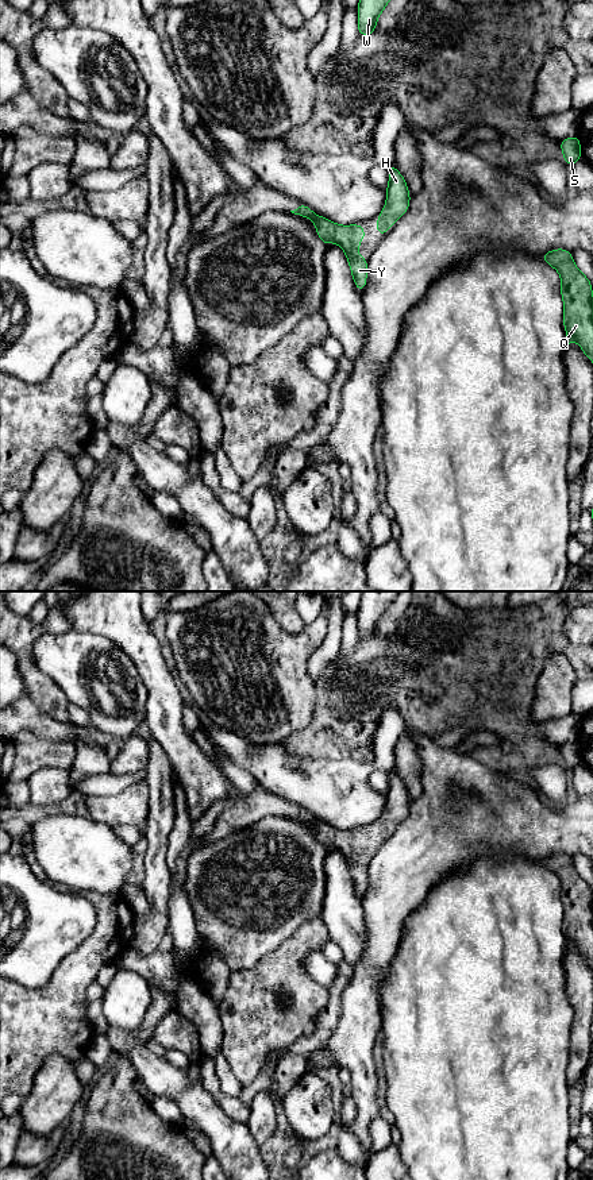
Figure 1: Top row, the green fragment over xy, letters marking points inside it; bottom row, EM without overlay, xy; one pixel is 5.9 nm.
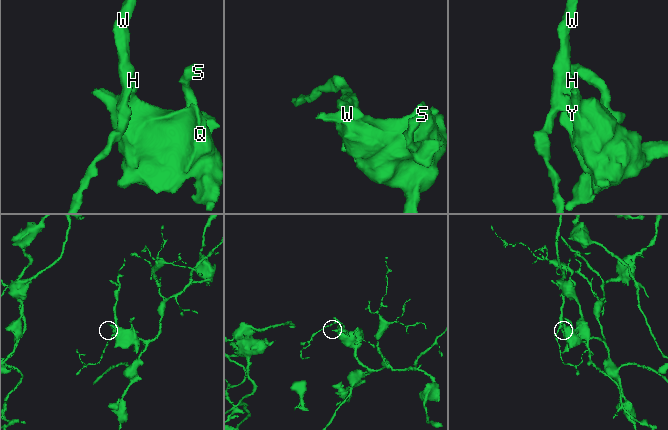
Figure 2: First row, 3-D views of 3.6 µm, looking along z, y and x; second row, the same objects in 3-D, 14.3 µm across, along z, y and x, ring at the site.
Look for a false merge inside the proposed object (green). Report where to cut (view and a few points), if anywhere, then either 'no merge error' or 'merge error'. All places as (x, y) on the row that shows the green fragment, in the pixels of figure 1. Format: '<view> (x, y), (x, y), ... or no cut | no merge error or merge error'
no cut | no merge error

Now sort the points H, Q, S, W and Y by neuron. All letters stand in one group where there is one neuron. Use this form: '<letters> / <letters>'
H Q S W Y

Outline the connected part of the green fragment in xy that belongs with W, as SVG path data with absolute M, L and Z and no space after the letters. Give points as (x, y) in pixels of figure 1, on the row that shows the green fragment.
M359 0L358 3L358 35L374 32L377 20L390 0Z

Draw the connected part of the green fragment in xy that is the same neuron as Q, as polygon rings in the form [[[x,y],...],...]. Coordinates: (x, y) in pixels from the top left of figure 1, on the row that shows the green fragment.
[[[565,248],[548,251],[540,257],[561,275],[563,301],[563,325],[567,346],[575,342],[593,363],[593,290],[592,282],[575,266],[571,252]]]

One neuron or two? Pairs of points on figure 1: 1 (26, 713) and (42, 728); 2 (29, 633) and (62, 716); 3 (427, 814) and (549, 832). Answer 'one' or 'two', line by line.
1: one
2: one
3: one

